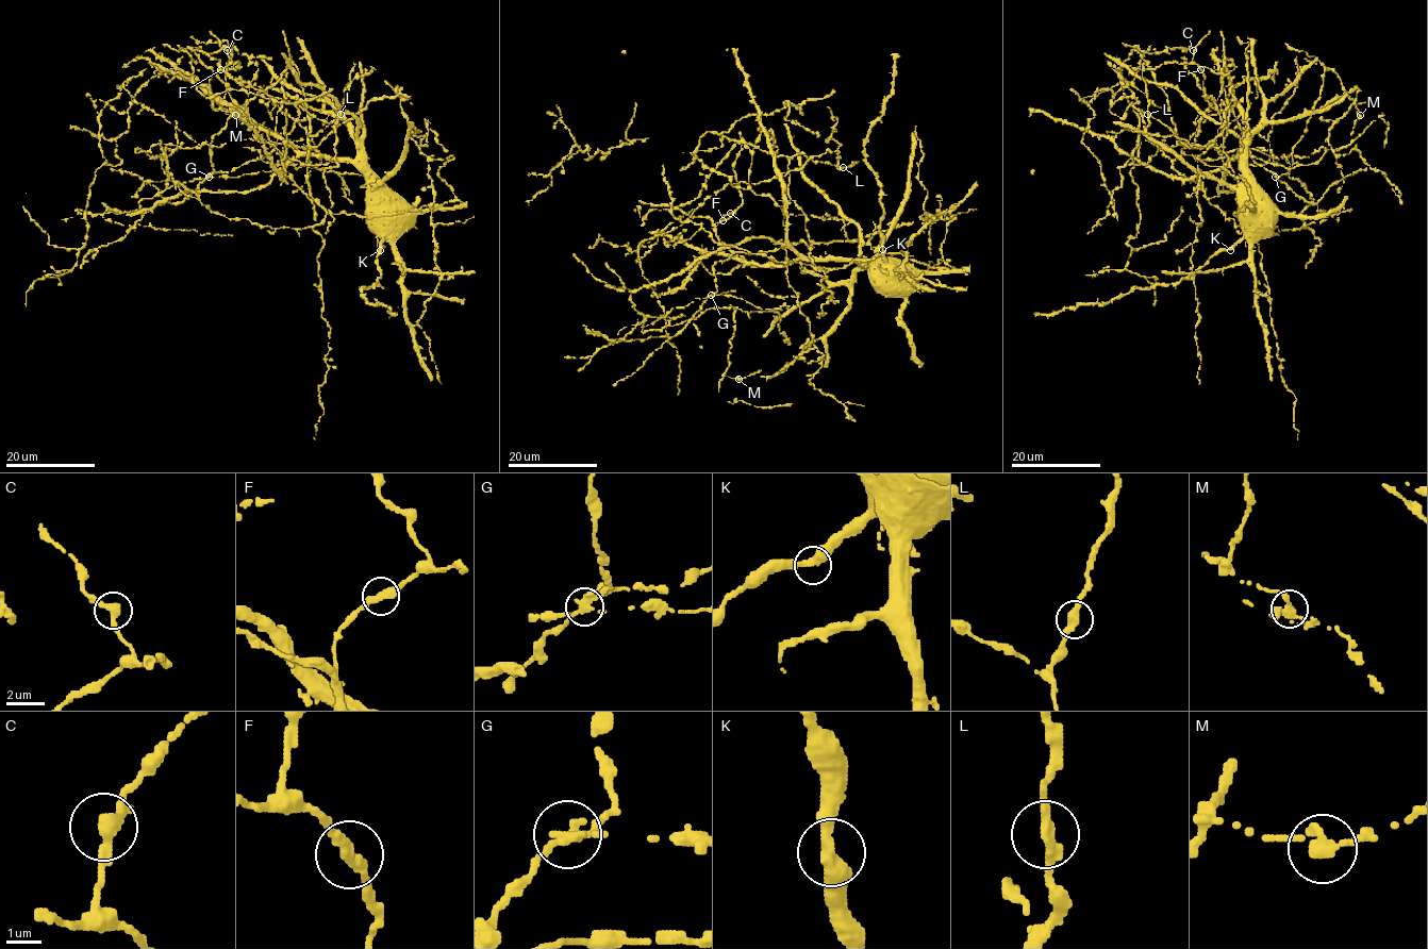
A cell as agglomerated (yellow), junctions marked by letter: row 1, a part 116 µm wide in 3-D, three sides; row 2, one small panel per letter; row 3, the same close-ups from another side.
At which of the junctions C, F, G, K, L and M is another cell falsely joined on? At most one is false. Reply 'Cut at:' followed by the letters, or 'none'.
Cut at: G

